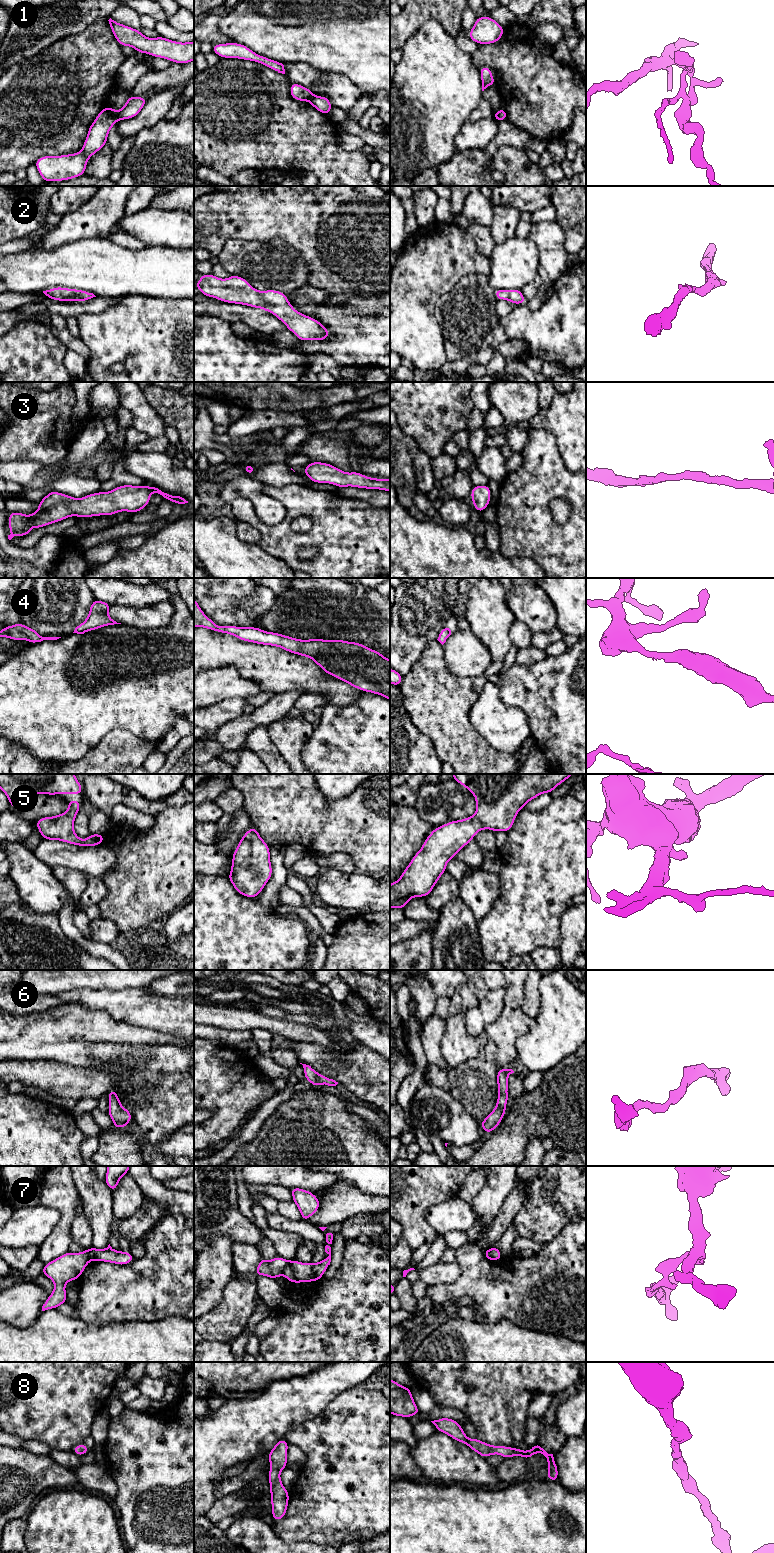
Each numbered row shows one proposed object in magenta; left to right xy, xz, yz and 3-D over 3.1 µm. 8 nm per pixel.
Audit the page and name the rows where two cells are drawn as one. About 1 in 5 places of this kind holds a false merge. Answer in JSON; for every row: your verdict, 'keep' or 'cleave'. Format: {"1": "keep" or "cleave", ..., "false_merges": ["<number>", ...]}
{"1": "cleave", "2": "keep", "3": "keep", "4": "keep", "5": "keep", "6": "keep", "7": "cleave", "8": "keep", "false_merges": ["1", "7"]}

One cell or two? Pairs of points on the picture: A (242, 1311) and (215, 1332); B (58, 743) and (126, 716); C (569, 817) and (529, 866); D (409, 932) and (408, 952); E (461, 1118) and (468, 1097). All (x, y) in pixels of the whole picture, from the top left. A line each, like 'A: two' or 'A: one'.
A: one
B: one
C: one
D: two
E: two

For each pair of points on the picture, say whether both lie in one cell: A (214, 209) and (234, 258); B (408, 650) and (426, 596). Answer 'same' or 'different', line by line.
A: different
B: same

